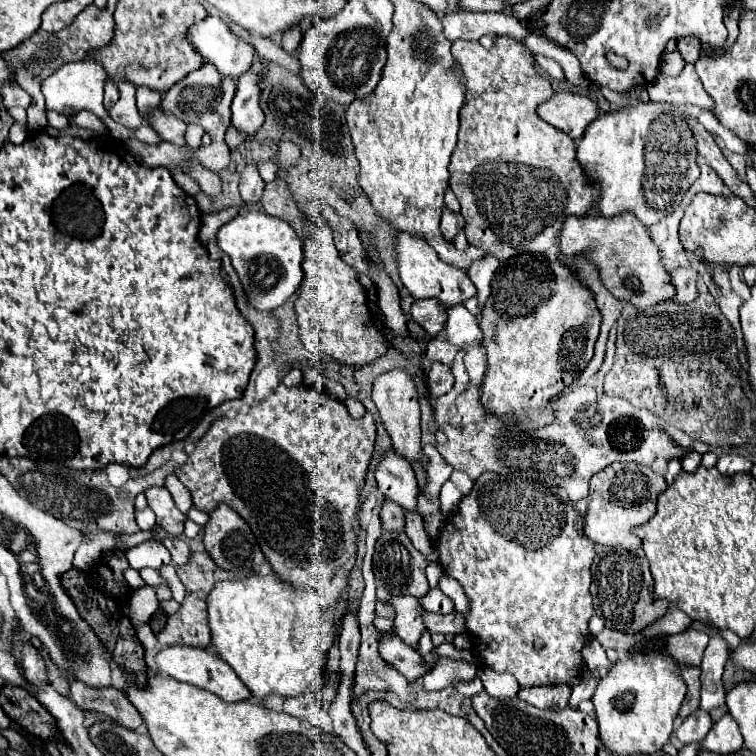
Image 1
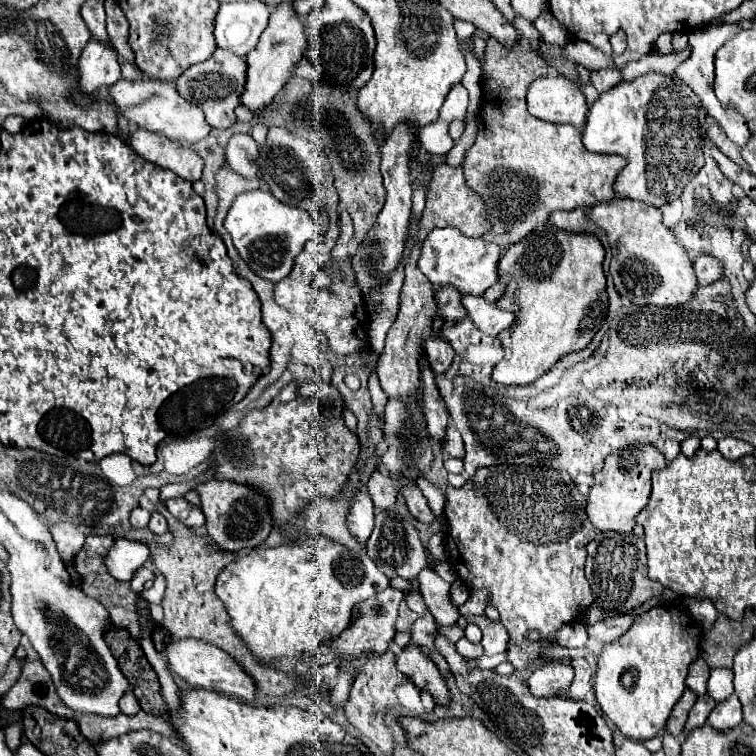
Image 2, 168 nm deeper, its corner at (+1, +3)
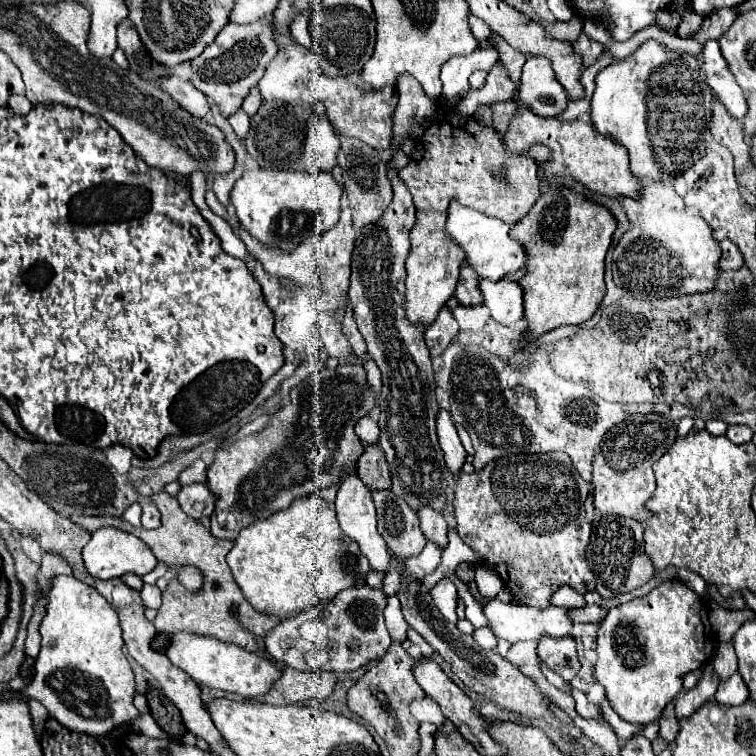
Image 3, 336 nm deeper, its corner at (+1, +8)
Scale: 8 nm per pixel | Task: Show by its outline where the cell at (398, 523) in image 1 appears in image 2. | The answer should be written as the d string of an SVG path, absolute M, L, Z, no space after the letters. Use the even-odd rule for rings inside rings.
M379 468L373 470L373 474L367 480L367 492L375 504L377 510L389 510L395 504L395 496L397 496L397 488L395 484L391 484L391 478L381 472Z

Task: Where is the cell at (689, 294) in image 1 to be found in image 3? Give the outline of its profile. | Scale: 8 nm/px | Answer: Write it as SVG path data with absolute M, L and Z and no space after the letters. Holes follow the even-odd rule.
M721 241L721 261L719 261L719 271L731 271L731 269L739 269L743 265L743 257L737 249L735 243L731 241Z

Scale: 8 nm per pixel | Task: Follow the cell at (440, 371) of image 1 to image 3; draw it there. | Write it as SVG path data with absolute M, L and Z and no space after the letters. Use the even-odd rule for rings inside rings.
M443 307L443 311L439 311L439 317L435 319L435 323L431 327L427 327L427 331L425 331L425 343L427 343L431 357L439 357L457 333L459 333L459 325L457 325L455 317L451 315L451 311L447 307Z

